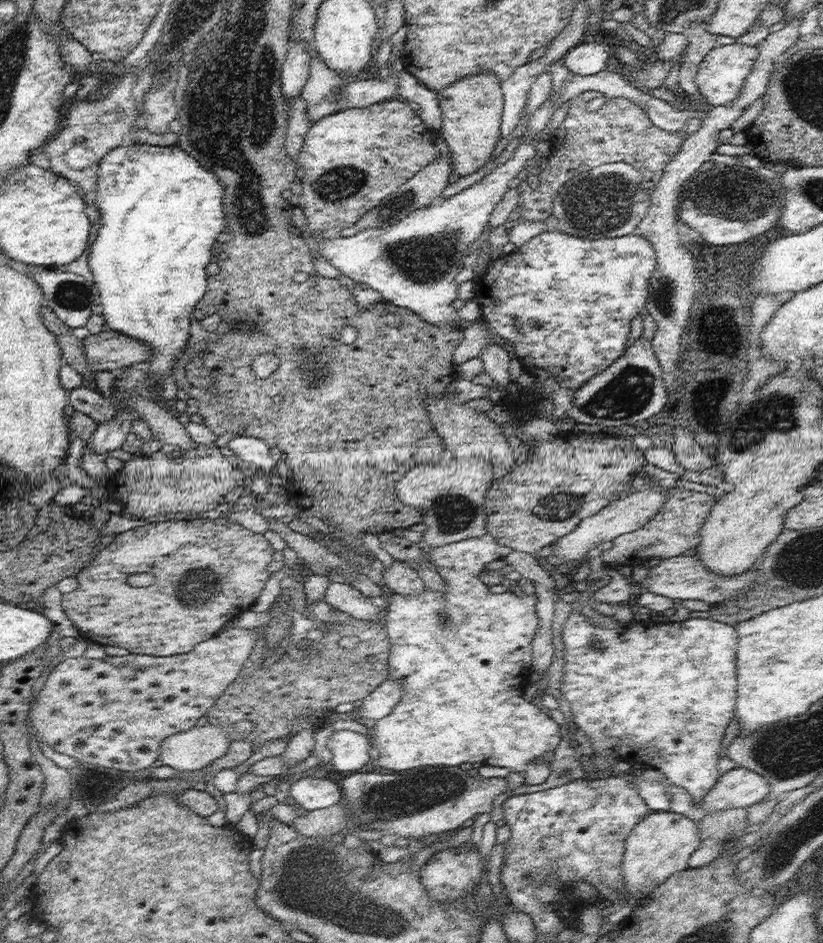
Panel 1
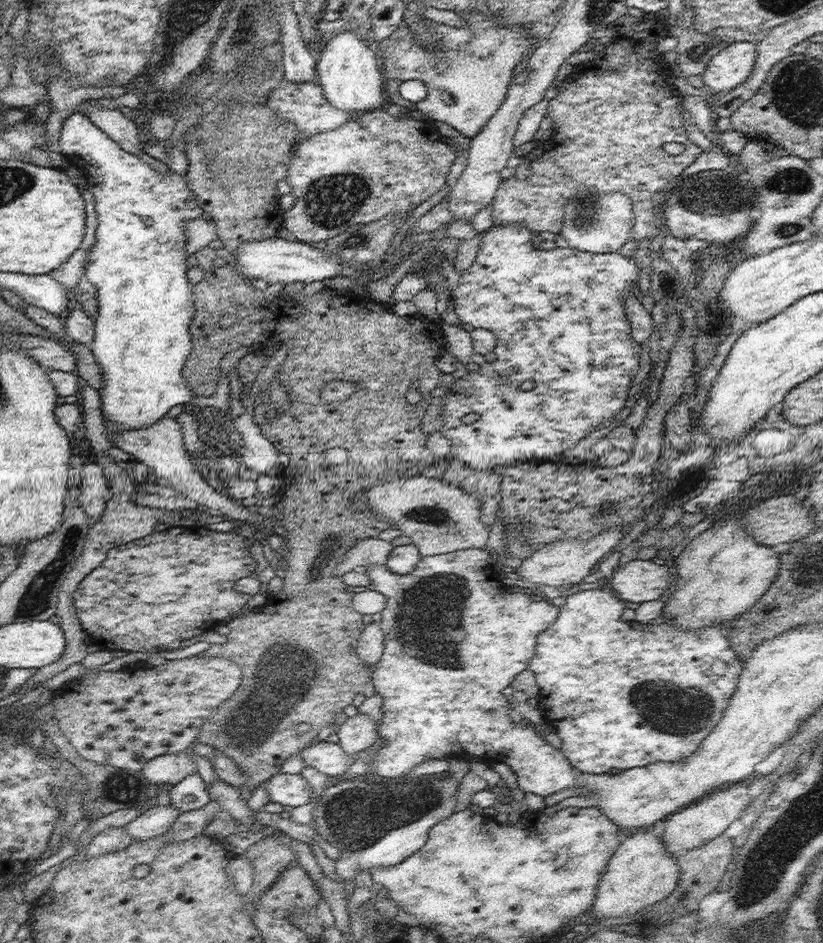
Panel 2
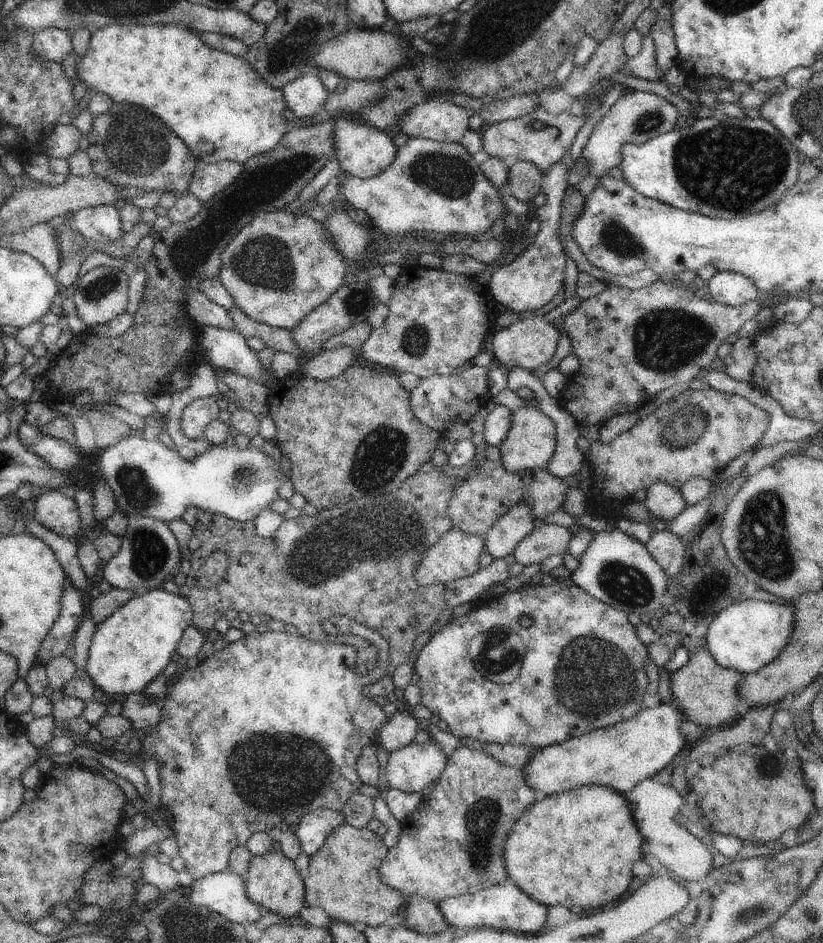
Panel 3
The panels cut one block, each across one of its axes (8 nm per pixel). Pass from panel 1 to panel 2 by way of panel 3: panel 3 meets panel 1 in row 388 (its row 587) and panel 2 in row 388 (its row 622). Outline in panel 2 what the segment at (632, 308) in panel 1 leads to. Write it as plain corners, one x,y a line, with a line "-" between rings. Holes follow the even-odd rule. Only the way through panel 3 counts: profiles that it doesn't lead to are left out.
524,223
493,225
481,238
475,262
459,273
460,279
455,287
446,288
461,326
470,329
485,328
497,338
493,350
496,353
496,360
493,363
486,362
479,365
479,370
475,373
471,371
466,373
462,378
456,380
443,396
442,411
444,411
444,416
442,416
442,426
440,426
439,431
450,440
451,452
456,457
456,461
462,461
462,463
468,464
478,471
552,458
556,454
562,454
564,450
572,448
582,438
586,438
588,434
592,434
595,430
602,428
603,425
610,424
614,416
626,407
630,382
639,369
638,362
640,362
642,347
639,342
633,339
629,318
625,313
625,296
632,292
630,285
636,284
642,264
634,261
632,256
618,254
617,251
596,254
573,246
544,250
532,244
532,231

